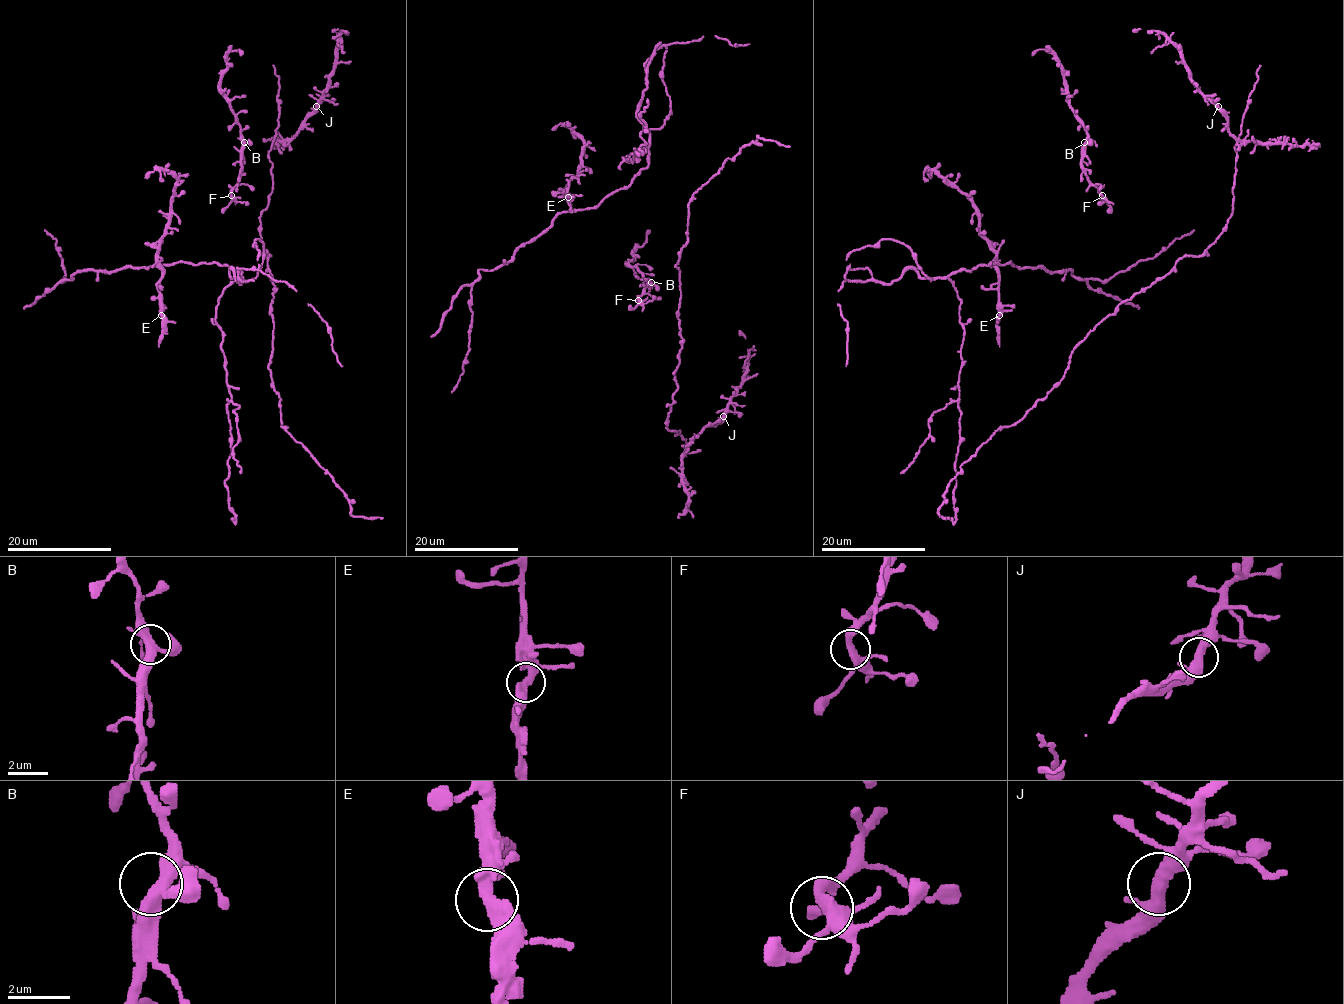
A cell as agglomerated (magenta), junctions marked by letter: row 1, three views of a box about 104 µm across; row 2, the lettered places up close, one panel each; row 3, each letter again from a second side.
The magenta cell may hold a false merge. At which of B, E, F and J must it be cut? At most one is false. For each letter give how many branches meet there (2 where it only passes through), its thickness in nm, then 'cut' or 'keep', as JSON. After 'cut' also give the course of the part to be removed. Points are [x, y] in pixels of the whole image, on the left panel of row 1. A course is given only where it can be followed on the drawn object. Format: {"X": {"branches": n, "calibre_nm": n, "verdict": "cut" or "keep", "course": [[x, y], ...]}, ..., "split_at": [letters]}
{"B": {"branches": 3, "calibre_nm": 380, "verdict": "keep"}, "E": {"branches": 3, "calibre_nm": 360, "verdict": "keep"}, "F": {"branches": 3, "calibre_nm": 360, "verdict": "keep"}, "J": {"branches": 3, "calibre_nm": 360, "verdict": "keep"}, "split_at": []}

